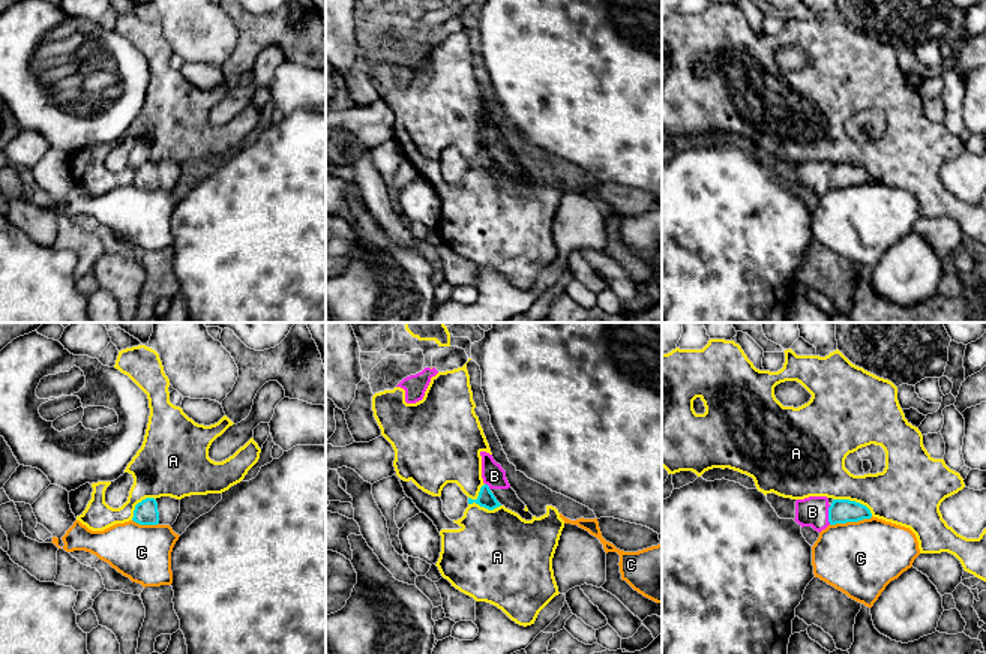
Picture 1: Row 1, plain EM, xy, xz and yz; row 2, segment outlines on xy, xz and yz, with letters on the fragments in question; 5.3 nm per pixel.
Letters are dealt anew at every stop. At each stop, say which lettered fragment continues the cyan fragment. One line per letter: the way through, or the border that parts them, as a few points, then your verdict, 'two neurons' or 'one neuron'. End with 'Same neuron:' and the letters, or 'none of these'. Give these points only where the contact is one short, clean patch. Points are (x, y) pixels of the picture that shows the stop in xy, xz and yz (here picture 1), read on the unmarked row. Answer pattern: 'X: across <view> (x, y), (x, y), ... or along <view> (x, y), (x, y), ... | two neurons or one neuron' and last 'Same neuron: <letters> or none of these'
A: along xz (468, 161), (488, 173), (500, 170) | two neurons
B: across yz (841, 174), (829, 179), (812, 176) | one neuron
C: along yz (872, 180), (830, 189) | two neurons
Same neuron: B

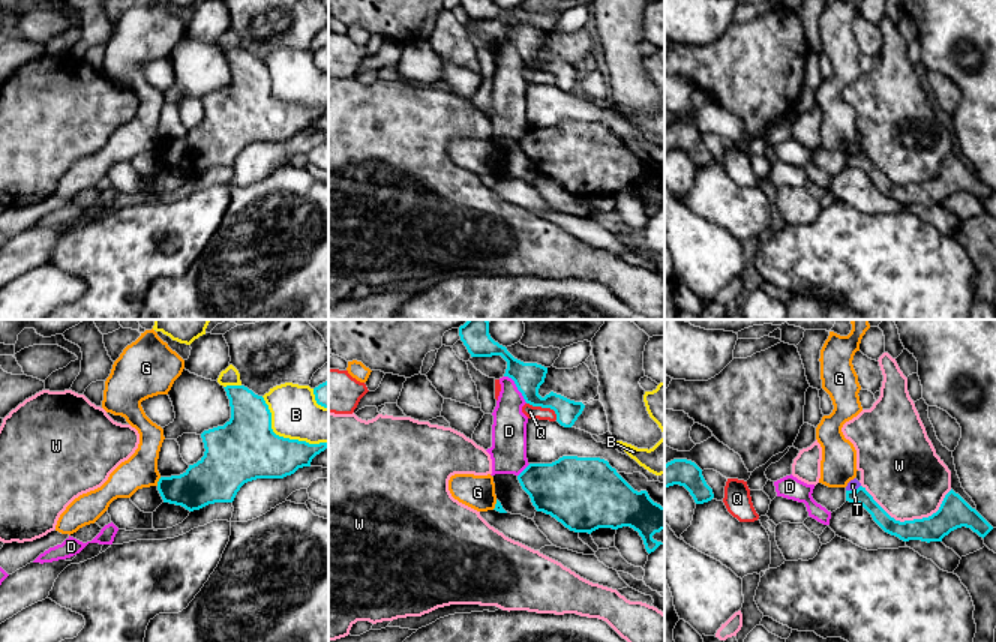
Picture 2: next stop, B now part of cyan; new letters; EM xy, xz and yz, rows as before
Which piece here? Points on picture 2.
B: two neurons
D: two neurons
G: along xy (161, 141), (156, 149) | two neurons
Q: two neurons
T: along yz (860, 149), (855, 153), (846, 155) | two neurons
W: two neurons
Same neuron: none of these

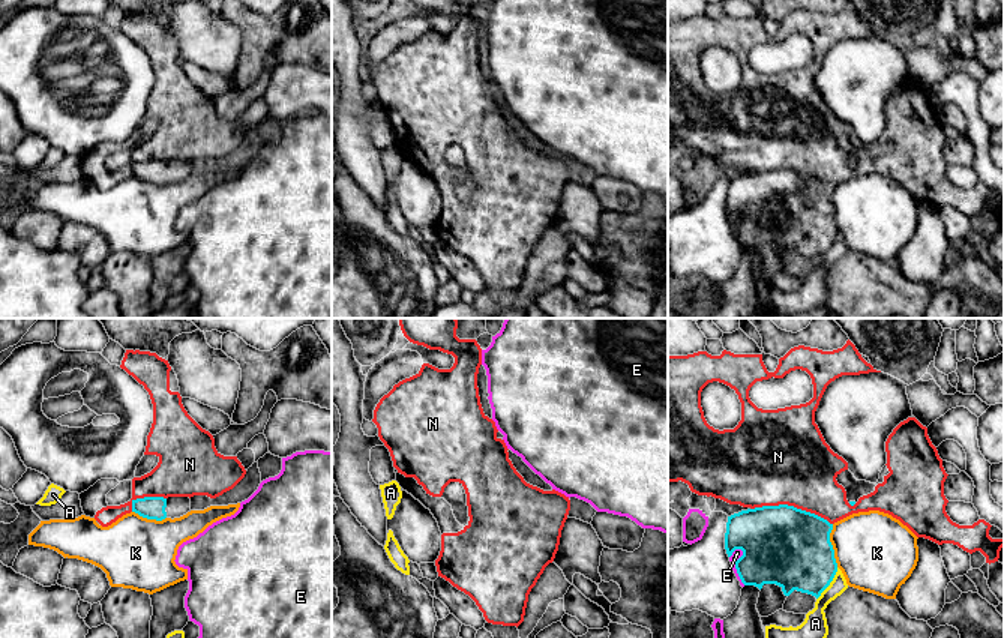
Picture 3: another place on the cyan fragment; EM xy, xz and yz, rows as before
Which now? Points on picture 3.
A: two neurons
E: two neurons
K: along yz (832, 188), (830, 207), (838, 230) | two neurons
N: two neurons
Same neuron: none of these

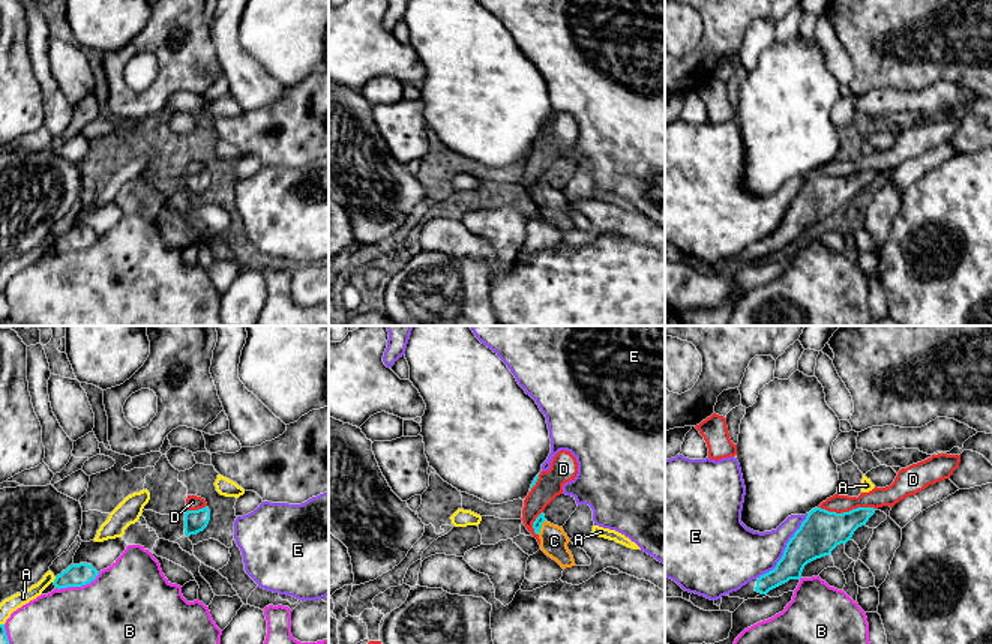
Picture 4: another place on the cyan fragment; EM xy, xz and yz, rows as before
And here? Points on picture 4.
A: two neurons
B: two neurons
C: across xz (538, 188), (541, 191), (554, 204) | one neuron
D: two neurons
E: two neurons
Same neuron: C

